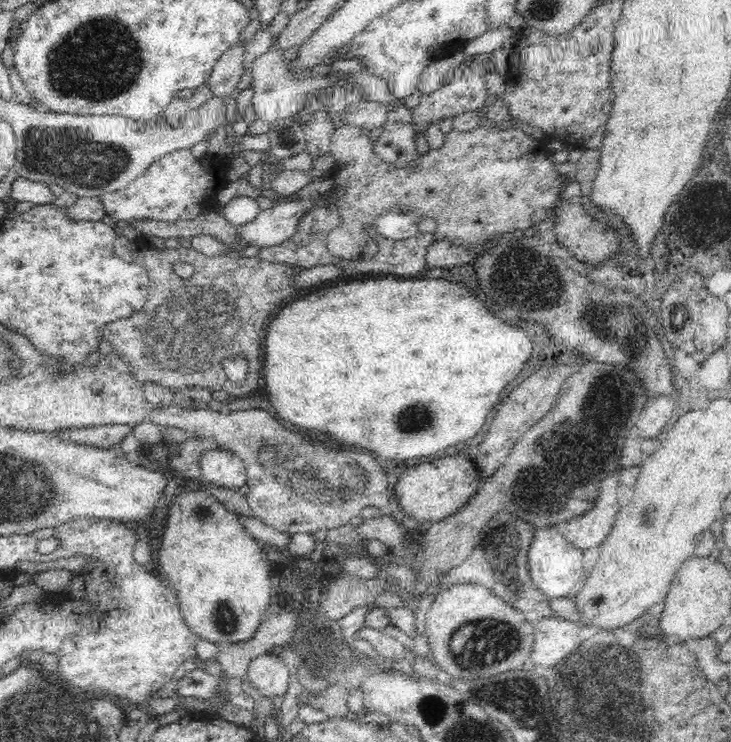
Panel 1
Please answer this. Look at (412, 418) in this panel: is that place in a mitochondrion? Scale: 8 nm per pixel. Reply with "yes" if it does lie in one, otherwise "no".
yes

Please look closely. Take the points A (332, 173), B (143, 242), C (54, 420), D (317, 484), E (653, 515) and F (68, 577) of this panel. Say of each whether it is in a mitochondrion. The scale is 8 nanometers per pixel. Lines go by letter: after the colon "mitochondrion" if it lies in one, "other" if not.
A: other
B: other
C: other
D: mitochondrion
E: mitochondrion
F: other

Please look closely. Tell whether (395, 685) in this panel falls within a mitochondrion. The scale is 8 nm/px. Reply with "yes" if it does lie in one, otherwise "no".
no

